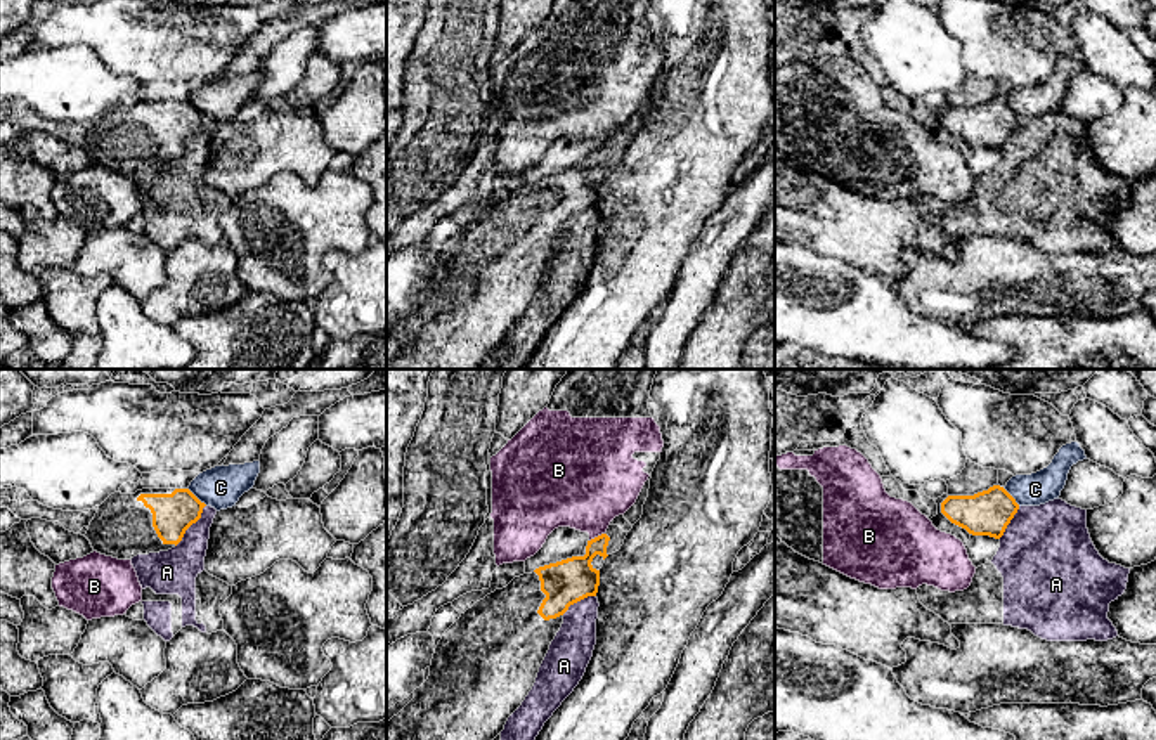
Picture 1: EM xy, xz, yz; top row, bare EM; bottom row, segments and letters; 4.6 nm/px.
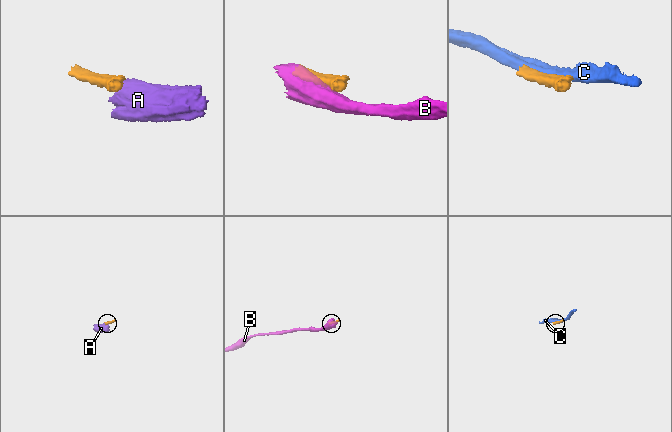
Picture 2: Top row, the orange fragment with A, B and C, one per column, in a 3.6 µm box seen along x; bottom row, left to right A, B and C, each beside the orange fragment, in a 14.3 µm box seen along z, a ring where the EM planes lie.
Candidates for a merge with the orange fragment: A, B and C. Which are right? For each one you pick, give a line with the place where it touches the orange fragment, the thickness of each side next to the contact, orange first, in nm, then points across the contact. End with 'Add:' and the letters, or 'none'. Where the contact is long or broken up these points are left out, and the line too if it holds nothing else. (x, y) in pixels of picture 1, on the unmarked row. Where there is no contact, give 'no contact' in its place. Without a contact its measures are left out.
Add: none

